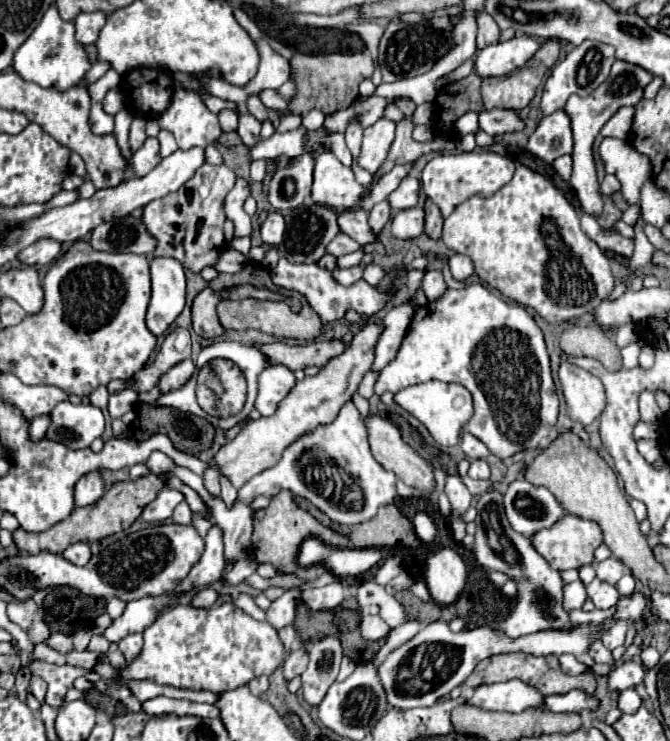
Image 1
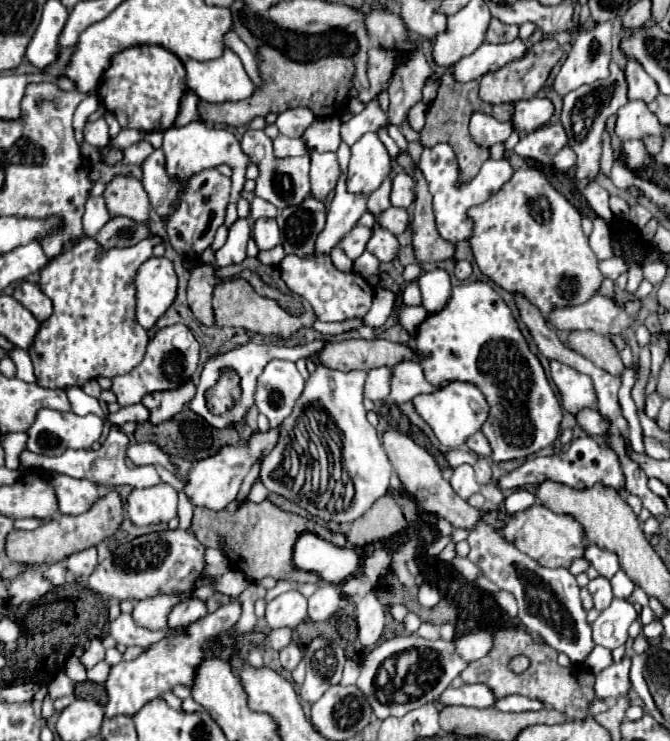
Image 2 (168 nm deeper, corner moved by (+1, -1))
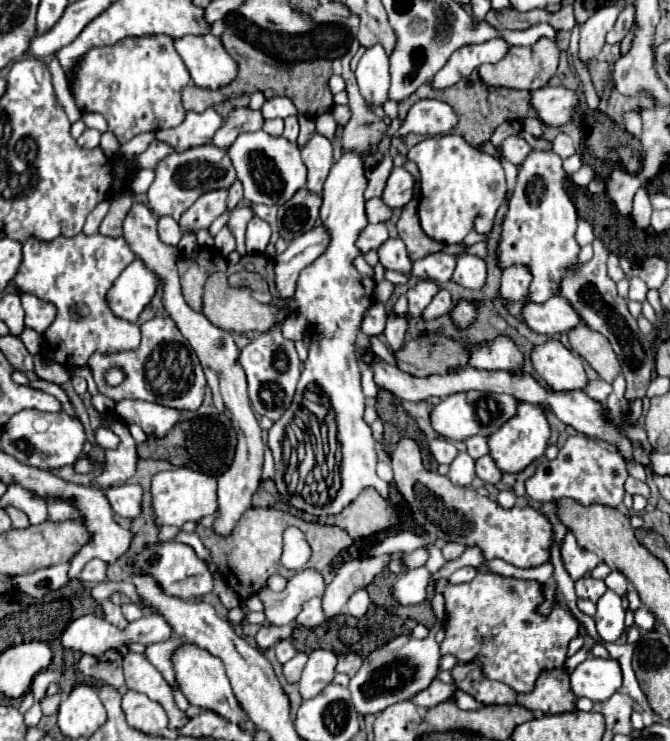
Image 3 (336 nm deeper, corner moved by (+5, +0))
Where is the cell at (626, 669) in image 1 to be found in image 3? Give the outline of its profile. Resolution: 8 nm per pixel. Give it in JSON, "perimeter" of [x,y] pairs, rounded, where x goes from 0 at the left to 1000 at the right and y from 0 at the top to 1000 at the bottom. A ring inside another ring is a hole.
{"perimeter":[[[879,887],[852,908],[852,930],[861,941],[903,946],[927,927],[927,900],[918,889]]]}

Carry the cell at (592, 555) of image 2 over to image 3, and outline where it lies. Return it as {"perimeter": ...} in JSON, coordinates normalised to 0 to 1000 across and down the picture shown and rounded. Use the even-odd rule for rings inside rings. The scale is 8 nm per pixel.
{"perimeter":[[[846,719],[843,730],[837,733],[837,752],[840,752],[843,768],[849,771],[849,776],[858,784],[867,781],[873,773],[879,773],[882,768],[888,768],[897,760],[897,752],[876,741],[867,741],[852,719]]]}

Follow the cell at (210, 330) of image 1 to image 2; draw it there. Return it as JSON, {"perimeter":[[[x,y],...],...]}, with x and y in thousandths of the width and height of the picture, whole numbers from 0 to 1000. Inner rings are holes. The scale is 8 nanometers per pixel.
{"perimeter":[[[297,356],[285,364],[285,375],[279,383],[279,402],[282,413],[297,435],[306,440],[318,440],[318,413],[315,413],[315,397],[327,378],[321,375],[321,359],[318,356]]]}

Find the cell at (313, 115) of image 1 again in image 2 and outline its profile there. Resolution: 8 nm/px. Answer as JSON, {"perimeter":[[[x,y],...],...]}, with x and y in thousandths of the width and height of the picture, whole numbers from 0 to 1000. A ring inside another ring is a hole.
{"perimeter":[[[437,146],[437,148],[428,148],[428,151],[416,154],[410,170],[416,173],[419,181],[425,181],[431,186],[446,186],[467,162],[470,162],[470,157],[467,157],[464,148]]]}

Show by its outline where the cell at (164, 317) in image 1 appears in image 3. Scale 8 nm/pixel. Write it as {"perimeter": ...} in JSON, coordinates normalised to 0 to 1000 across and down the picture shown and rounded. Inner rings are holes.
{"perimeter":[[[201,350],[160,395],[163,414],[172,425],[190,430],[193,436],[204,436],[210,420],[231,401],[237,382],[237,374],[210,350]]]}

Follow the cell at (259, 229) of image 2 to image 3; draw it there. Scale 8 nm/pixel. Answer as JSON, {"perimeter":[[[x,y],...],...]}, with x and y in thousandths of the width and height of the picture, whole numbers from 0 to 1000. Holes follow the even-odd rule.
{"perimeter":[[[378,293],[369,304],[369,314],[366,314],[366,331],[369,331],[369,341],[372,344],[387,344],[396,341],[401,323],[404,323],[404,304],[399,298],[393,298],[390,293]]]}

